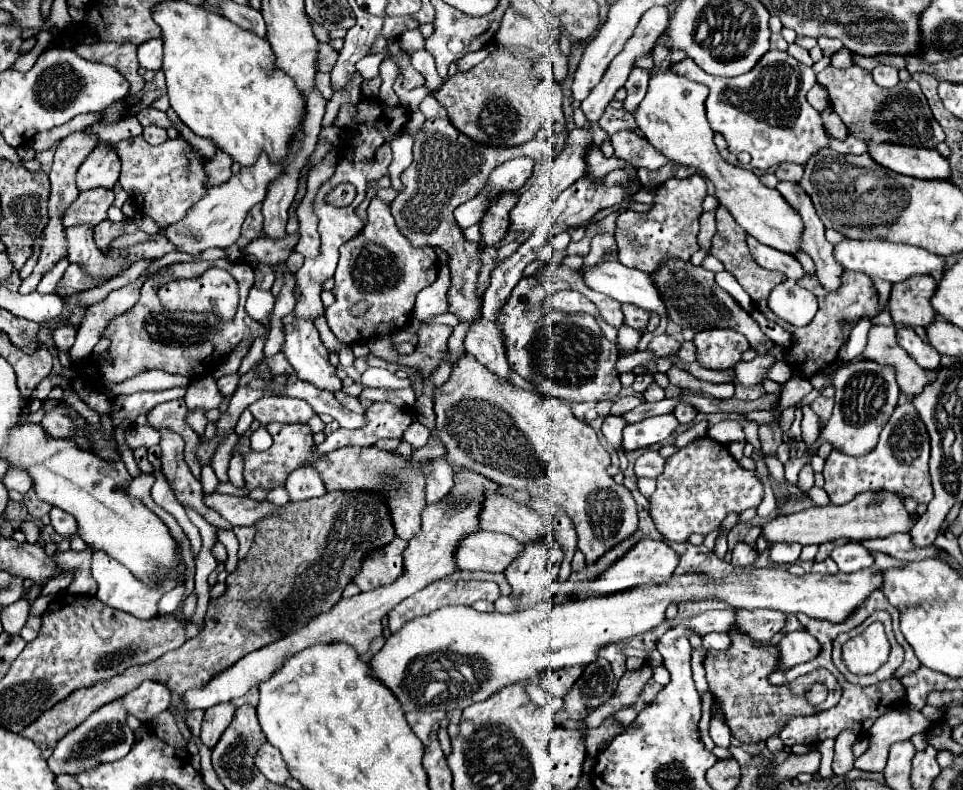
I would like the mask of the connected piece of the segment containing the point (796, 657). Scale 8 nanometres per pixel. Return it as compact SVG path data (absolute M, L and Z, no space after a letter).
M807 630L787 633L779 643L781 663L779 669L791 669L799 663L807 663L821 653L821 643Z

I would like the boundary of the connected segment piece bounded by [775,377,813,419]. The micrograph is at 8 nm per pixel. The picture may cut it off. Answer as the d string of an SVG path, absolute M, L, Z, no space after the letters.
M791 377L786 383L784 383L784 388L780 394L779 409L775 411L775 417L781 419L781 413L785 411L783 407L793 407L797 405L809 391L811 391L811 383L806 378L801 377Z

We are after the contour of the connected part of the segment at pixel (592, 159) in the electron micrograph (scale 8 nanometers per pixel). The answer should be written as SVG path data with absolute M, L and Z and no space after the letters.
M591 145L587 155L585 155L585 161L587 161L587 175L595 181L603 181L605 175L609 175L609 171L615 171L625 166L625 162L620 159L605 159L601 149Z

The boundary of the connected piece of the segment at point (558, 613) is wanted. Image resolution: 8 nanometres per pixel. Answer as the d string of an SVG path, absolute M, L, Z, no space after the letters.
M743 567L727 577L709 577L707 573L673 573L665 583L647 583L641 587L633 587L627 591L619 591L605 597L579 599L579 601L541 601L535 607L517 611L517 613L481 613L473 607L441 607L431 615L413 619L401 627L399 633L393 633L385 647L373 657L371 669L377 679L381 679L393 695L399 699L401 709L409 711L451 711L463 709L471 703L485 701L507 685L525 683L529 679L537 679L547 669L565 669L575 665L587 665L597 659L599 651L611 643L625 641L639 633L645 633L665 621L665 609L675 603L685 601L703 601L703 599L719 599L735 609L777 609L783 613L807 613L817 619L843 621L859 603L865 601L867 593L879 587L881 579L873 567L861 569L855 573L837 573L837 575L815 575L805 573L801 577L791 575L783 567Z

